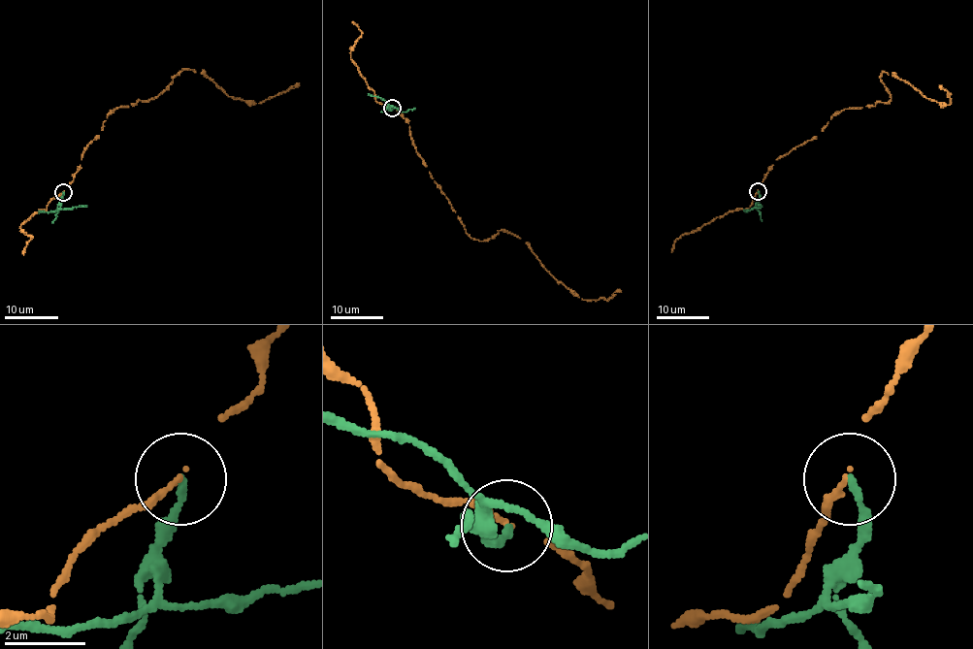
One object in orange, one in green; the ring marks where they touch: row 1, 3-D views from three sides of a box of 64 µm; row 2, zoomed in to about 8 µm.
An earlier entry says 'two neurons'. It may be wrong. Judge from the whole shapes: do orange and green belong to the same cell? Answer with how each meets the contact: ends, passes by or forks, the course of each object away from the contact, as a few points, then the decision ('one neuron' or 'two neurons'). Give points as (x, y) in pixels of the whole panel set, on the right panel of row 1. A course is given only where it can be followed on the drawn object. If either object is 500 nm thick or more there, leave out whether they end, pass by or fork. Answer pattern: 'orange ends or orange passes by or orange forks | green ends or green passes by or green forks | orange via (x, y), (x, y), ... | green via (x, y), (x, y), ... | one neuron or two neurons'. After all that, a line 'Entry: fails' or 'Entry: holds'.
orange ends | green ends | orange via (758, 191), (776, 159), (814, 139), (833, 115), (889, 102), (883, 72), (947, 105), (950, 94), (940, 85) | green via (758, 191), (757, 208), (762, 206), (758, 204) | two neurons
Entry: holds

